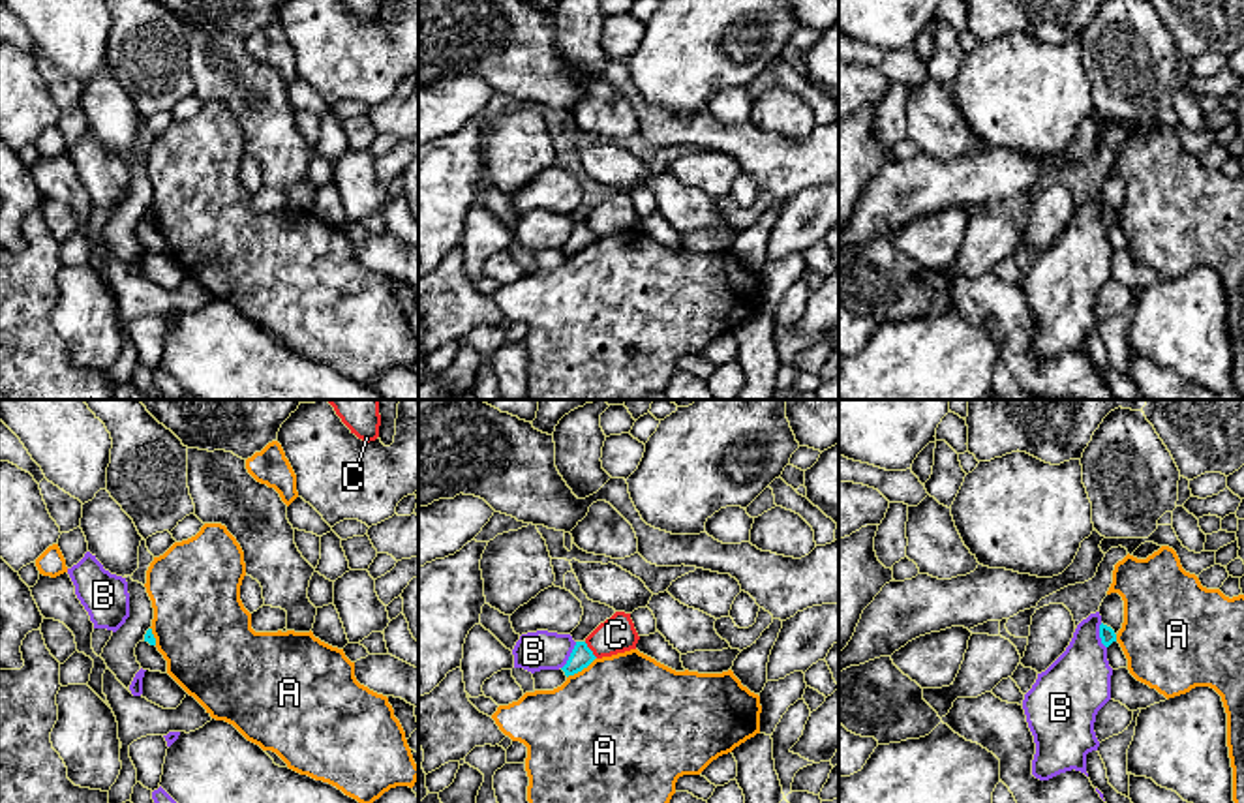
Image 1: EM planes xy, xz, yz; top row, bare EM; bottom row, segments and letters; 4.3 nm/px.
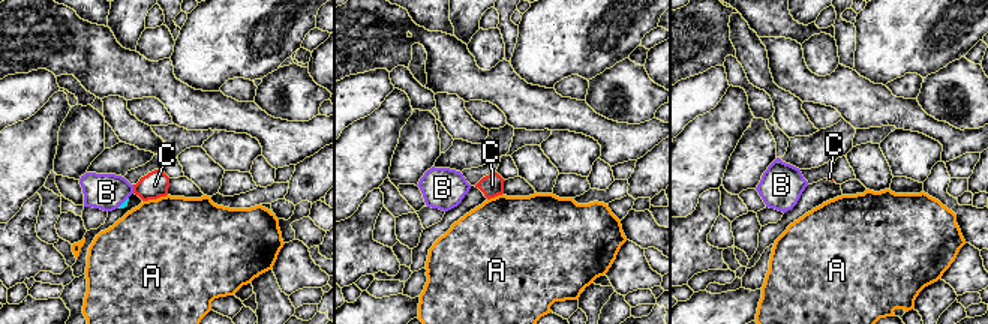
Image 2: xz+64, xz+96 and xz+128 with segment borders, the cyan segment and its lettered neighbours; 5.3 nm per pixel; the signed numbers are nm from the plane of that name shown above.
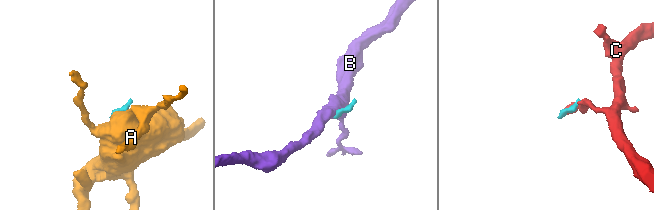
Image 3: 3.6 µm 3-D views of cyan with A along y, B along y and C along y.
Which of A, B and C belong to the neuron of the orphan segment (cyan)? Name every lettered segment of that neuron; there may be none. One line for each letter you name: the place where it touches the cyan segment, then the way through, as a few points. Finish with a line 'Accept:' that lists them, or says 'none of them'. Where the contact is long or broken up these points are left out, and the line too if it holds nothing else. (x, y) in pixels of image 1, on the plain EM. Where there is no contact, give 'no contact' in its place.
Accept: none of them

